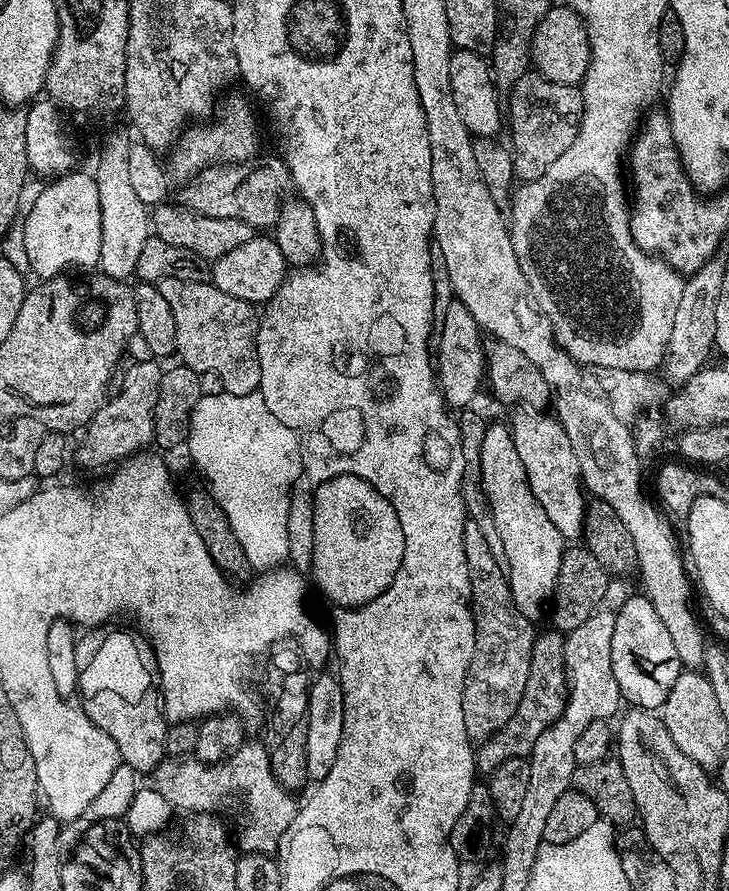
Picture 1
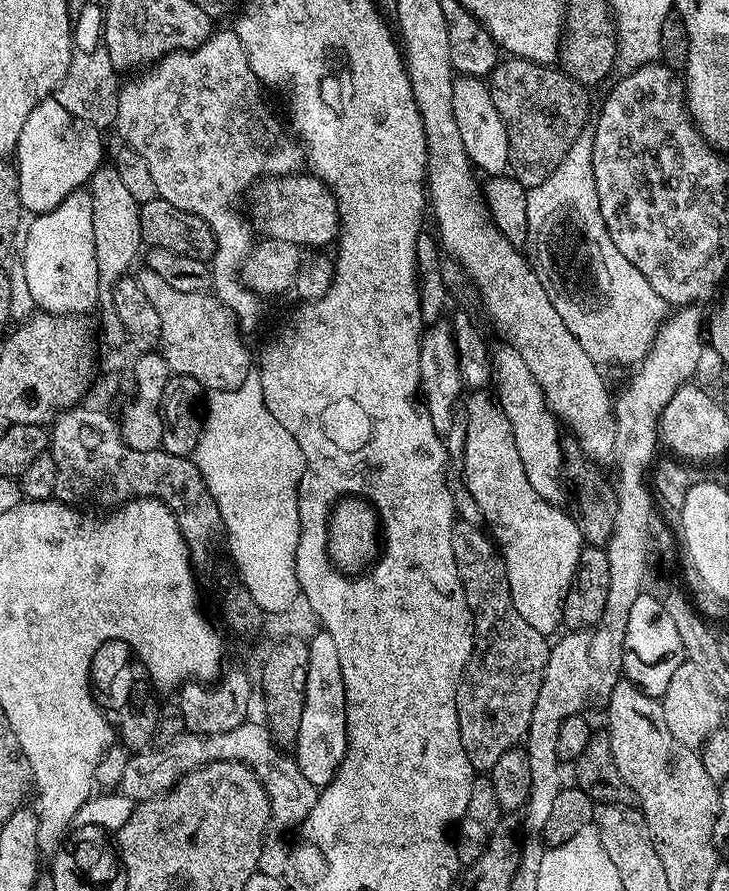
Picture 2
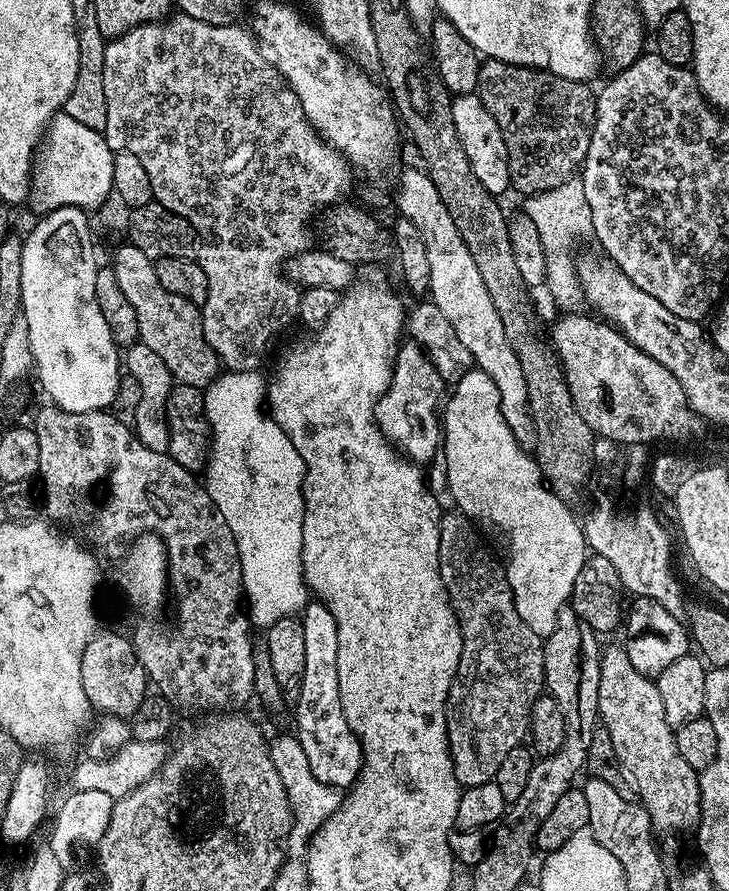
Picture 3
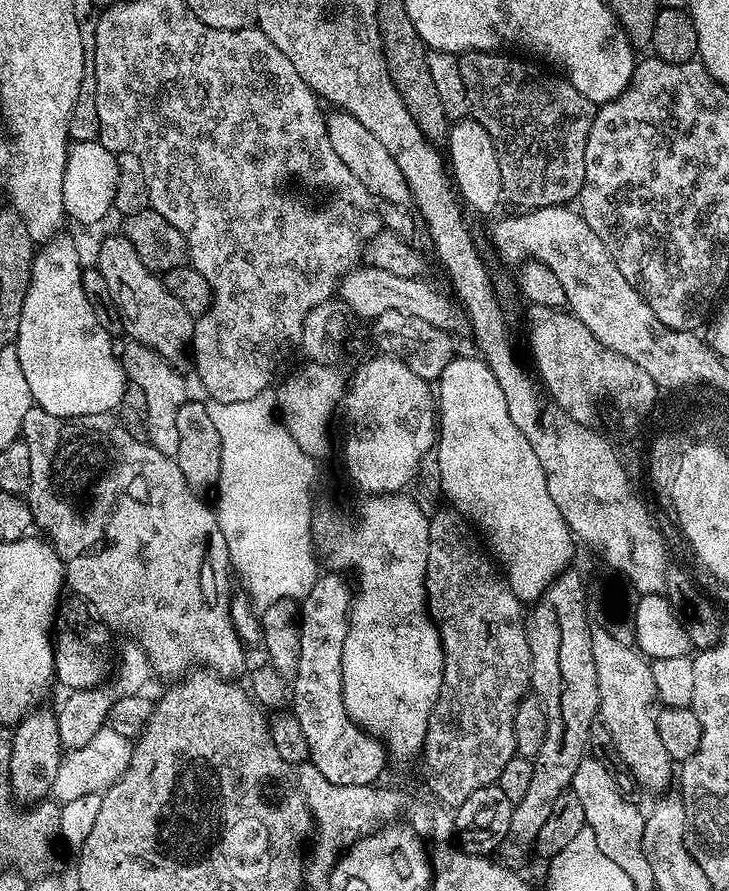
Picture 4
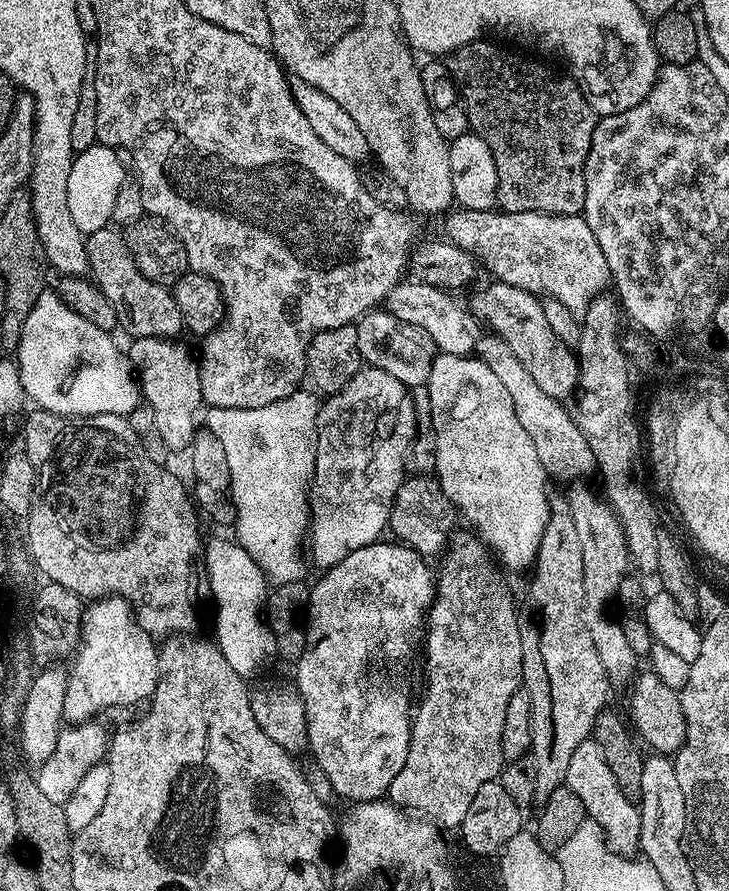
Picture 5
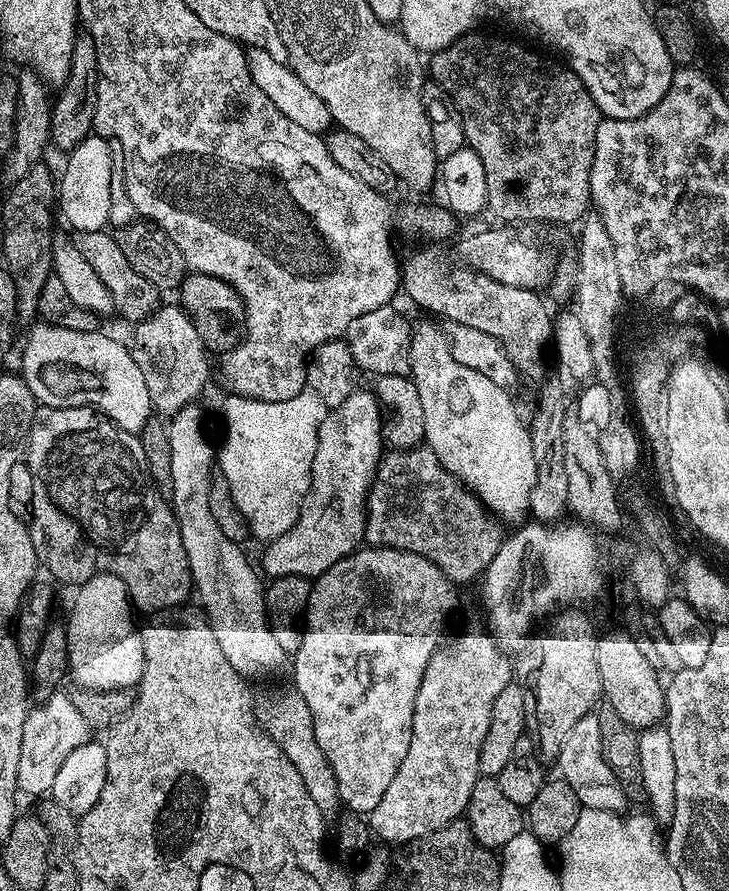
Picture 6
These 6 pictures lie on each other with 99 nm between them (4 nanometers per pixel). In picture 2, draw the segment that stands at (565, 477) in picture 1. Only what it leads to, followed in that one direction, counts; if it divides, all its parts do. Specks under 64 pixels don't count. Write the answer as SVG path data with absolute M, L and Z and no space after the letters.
M507 346L495 349L492 356L492 380L494 395L500 401L500 408L510 418L510 430L514 430L514 446L518 446L518 458L522 458L522 466L526 470L526 478L530 478L530 486L542 494L547 504L563 505L566 488L562 483L564 470L564 450L562 447L561 425L556 415L548 408L546 398L518 350Z

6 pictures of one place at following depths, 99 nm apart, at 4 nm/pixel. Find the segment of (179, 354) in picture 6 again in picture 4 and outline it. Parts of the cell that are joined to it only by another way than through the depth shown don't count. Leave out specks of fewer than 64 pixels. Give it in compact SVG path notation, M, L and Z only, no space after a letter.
M135 342L125 343L123 352L119 353L120 364L124 368L125 377L131 383L142 386L146 394L146 426L148 427L148 443L153 444L162 454L176 457L178 454L178 410L189 399L190 392L180 377L180 368L163 360L152 348Z

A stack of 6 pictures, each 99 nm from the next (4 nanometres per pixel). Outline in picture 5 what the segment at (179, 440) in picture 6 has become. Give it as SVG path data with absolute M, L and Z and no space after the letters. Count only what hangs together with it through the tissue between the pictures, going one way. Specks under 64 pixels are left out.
M212 540L209 544L207 541L202 548L202 572L206 577L207 591L208 588L212 591L212 604L216 607L214 642L222 650L222 658L230 662L230 667L239 676L256 678L278 656L274 634L262 615L270 584L248 551L239 542L229 540Z

